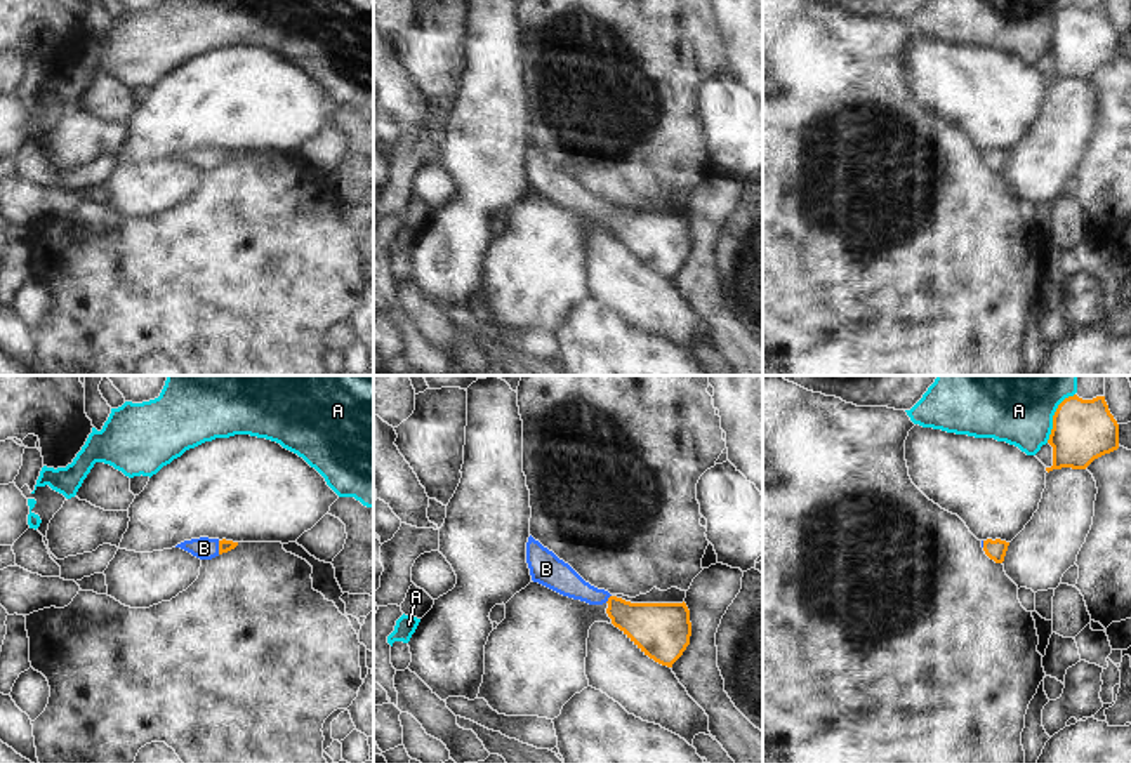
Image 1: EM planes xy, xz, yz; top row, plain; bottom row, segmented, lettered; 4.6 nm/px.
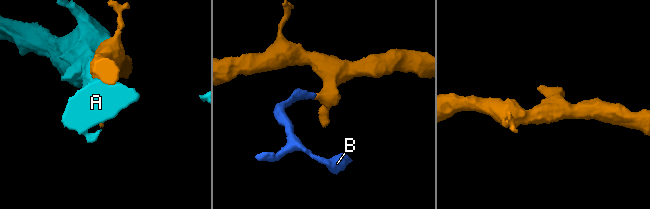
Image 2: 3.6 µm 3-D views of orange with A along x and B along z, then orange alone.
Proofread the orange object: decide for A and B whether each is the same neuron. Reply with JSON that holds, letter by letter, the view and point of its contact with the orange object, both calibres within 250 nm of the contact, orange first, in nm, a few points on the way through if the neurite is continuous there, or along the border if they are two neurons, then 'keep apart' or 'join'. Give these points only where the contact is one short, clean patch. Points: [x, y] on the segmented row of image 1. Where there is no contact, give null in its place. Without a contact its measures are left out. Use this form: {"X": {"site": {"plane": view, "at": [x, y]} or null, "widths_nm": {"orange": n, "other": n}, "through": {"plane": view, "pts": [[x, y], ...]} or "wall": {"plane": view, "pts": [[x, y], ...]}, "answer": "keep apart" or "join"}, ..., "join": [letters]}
{"A": {"site": {"plane": "yz", "at": [1053, 416]}, "widths_nm": {"orange": 280, "other": 500}, "answer": "keep apart"}, "B": {"site": {"plane": "xy", "at": [219, 548]}, "widths_nm": {"orange": 60, "other": 110}, "through": {"plane": "xy", "pts": [[224, 546], [219, 548], [204, 548]]}, "answer": "join"}, "join": ["B"]}

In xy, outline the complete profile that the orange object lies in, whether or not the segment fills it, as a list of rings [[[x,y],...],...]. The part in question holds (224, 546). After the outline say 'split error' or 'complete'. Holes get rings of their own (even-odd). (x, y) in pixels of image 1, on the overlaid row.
[[[200,537],[200,539],[184,541],[175,547],[188,551],[200,560],[212,560],[222,553],[235,549],[236,546],[238,542],[226,539],[219,541],[219,539]]] | split error

